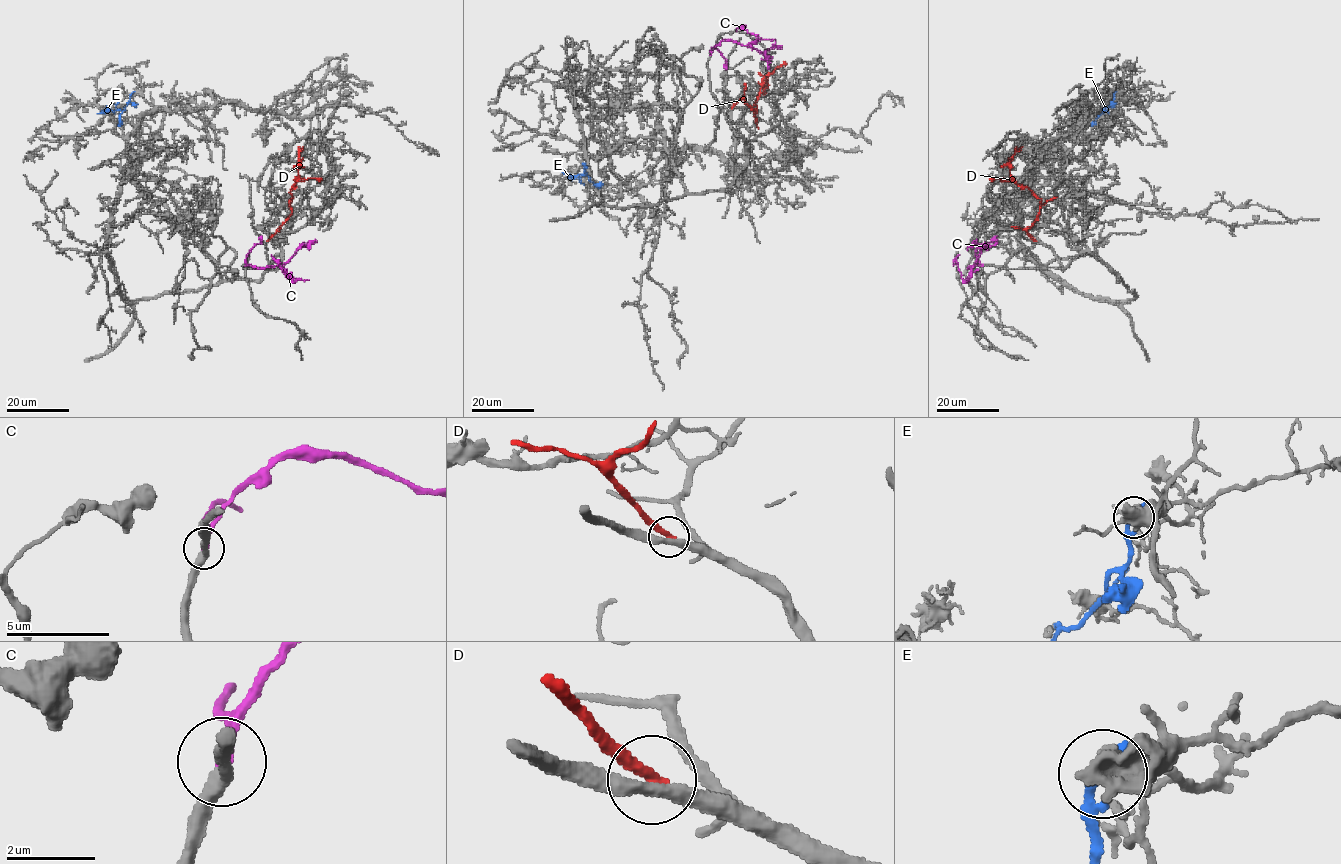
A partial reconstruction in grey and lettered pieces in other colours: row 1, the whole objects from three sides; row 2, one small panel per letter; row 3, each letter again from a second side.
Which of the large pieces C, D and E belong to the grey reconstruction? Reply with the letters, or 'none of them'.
C

